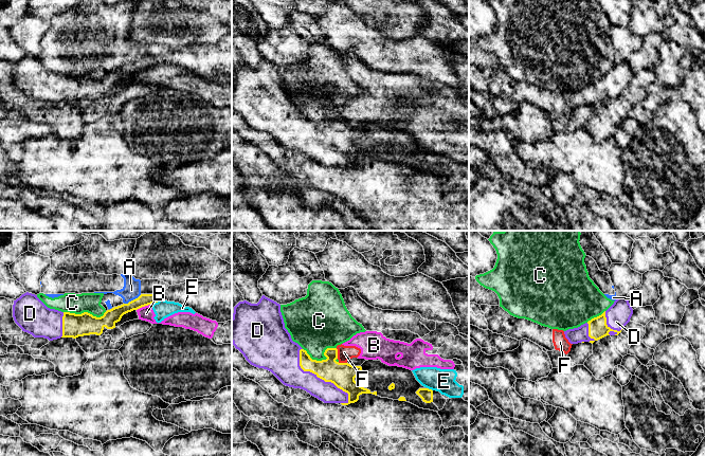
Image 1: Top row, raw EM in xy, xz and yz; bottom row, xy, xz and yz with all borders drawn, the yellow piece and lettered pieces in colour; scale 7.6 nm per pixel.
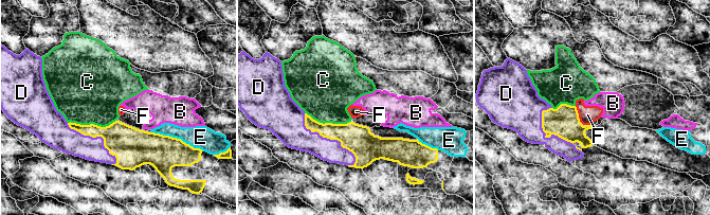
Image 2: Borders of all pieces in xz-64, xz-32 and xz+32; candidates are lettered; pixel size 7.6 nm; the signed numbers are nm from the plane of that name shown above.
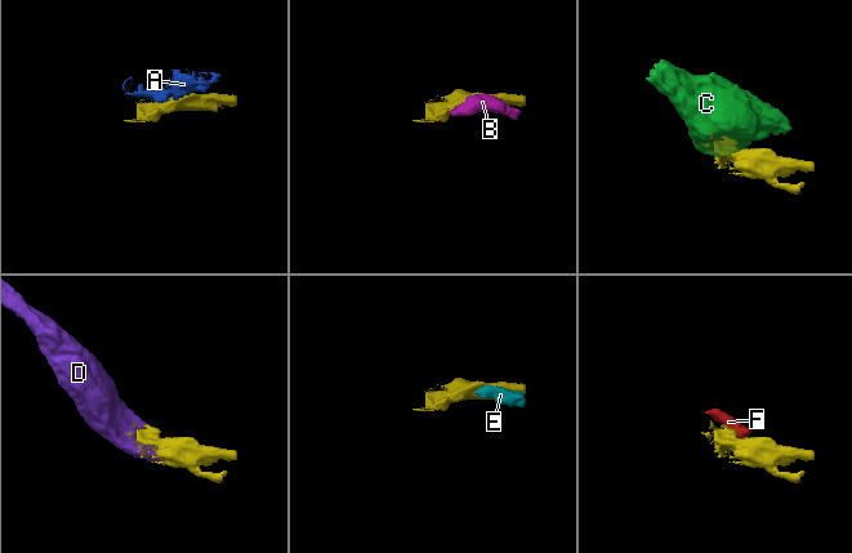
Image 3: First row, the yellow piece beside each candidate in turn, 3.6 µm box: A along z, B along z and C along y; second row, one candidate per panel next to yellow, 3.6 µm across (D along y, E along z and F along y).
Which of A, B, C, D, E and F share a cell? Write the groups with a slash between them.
A C / B E F / D

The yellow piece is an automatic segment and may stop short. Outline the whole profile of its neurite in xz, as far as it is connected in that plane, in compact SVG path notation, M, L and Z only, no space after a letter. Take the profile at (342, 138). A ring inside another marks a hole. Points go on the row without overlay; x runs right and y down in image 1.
M265 58L257 67L243 63L234 70L232 106L251 128L271 134L284 148L304 152L324 166L348 168L357 165L362 157L377 159L377 154L372 156L355 144L362 133L361 129L336 124L338 122L337 111L325 113L326 123L312 123L306 113L292 104L285 91L280 68Z

